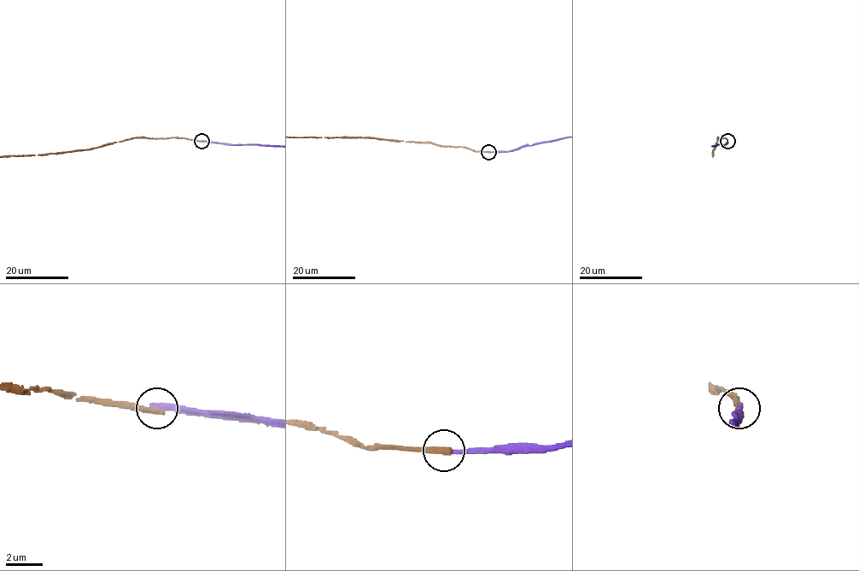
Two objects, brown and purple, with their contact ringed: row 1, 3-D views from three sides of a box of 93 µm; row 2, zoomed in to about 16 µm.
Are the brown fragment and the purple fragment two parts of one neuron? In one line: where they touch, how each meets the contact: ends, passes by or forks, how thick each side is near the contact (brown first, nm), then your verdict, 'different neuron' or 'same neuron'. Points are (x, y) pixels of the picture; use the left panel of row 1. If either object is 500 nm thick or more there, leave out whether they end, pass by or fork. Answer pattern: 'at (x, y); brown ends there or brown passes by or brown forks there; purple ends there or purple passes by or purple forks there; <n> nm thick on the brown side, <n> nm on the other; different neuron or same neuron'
at (201, 141); brown ends there; purple ends there; 320 nm thick on the brown side, 320 nm on the other; different neuron

